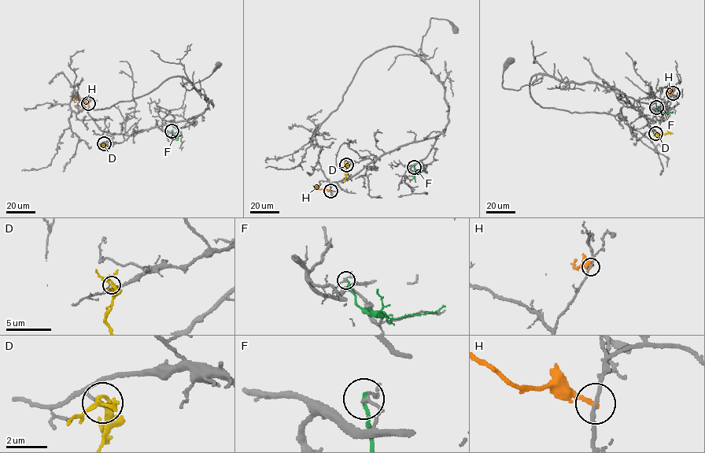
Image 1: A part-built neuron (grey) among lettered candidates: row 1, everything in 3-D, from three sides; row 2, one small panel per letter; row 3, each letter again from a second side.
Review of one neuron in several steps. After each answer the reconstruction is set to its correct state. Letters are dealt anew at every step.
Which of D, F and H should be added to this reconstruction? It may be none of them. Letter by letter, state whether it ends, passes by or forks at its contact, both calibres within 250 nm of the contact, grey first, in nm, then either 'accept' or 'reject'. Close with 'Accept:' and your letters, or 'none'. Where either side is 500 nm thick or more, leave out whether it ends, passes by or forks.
D: it forks | 110/200 nm | reject
F: it ends | 100/180 nm | reject
H: it ends | 170/200 nm | reject
Accept: none

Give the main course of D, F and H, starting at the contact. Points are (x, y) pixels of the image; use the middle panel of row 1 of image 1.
D: (346, 165), (344, 182)
F: (414, 167), (415, 182)
H: (330, 191), (318, 187)

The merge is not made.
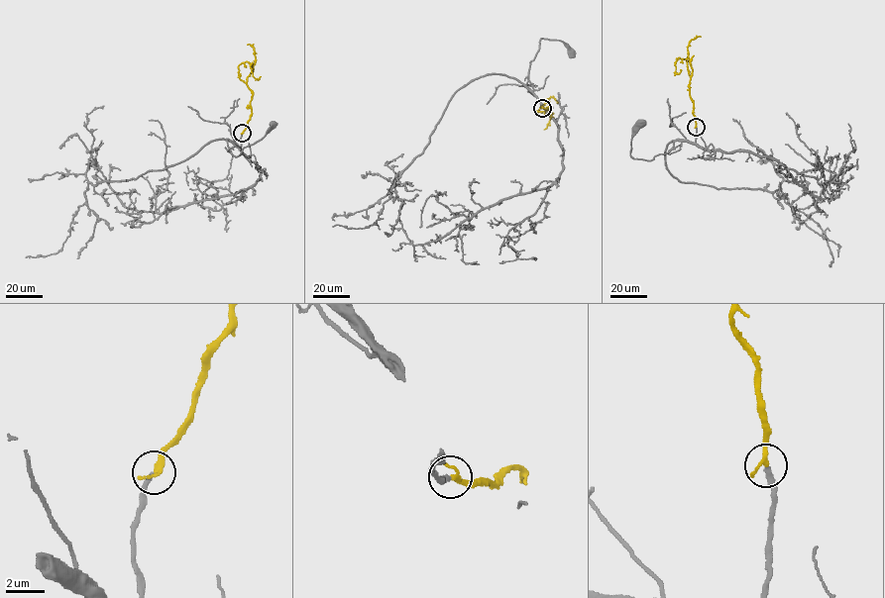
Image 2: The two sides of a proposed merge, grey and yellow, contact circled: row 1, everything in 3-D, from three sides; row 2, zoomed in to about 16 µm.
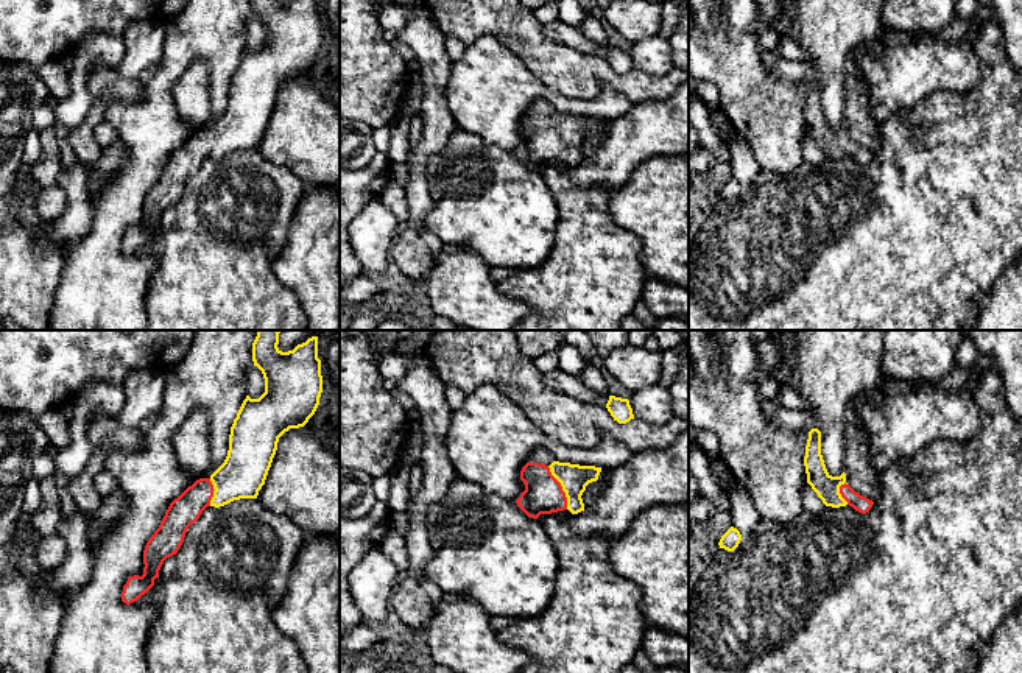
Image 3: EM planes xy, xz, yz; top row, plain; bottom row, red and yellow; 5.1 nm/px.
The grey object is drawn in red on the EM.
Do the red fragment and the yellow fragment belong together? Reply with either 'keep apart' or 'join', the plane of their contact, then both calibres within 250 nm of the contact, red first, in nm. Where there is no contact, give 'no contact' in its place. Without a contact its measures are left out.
join; meets red in xz; 200 nm thick on the red side, 150 nm on the other

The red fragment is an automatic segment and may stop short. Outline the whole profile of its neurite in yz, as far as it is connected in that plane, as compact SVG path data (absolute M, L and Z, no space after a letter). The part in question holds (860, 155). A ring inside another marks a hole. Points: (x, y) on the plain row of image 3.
M818 79L809 83L804 117L807 134L826 157L840 159L849 156L862 165L872 159L872 151L860 146L846 134L844 123L840 128L832 128L827 123L821 106L821 83Z

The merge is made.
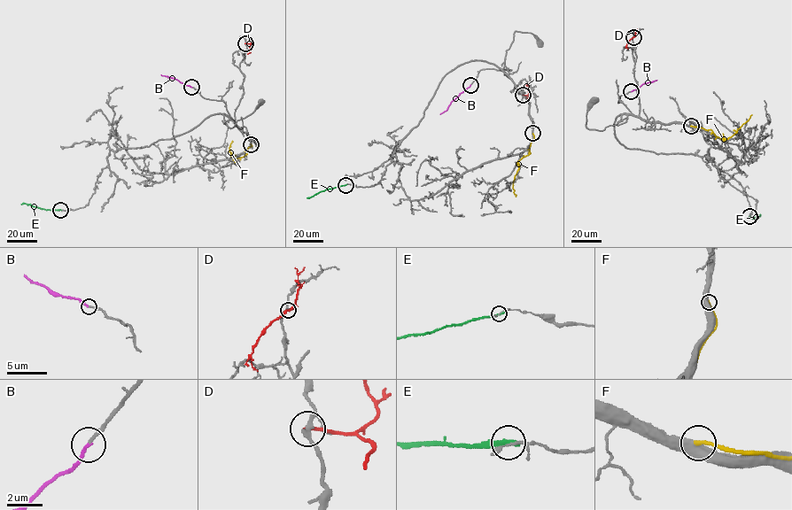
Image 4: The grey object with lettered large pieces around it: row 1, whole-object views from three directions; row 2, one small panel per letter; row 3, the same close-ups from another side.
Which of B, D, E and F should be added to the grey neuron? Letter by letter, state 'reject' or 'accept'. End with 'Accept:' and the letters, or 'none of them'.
B: accept
D: reject
E: reject
F: reject
Accept: B

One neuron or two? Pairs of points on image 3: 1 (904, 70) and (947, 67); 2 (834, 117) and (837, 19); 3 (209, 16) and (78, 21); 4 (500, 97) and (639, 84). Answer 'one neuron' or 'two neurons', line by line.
1: one neuron
2: one neuron
3: two neurons
4: two neurons

